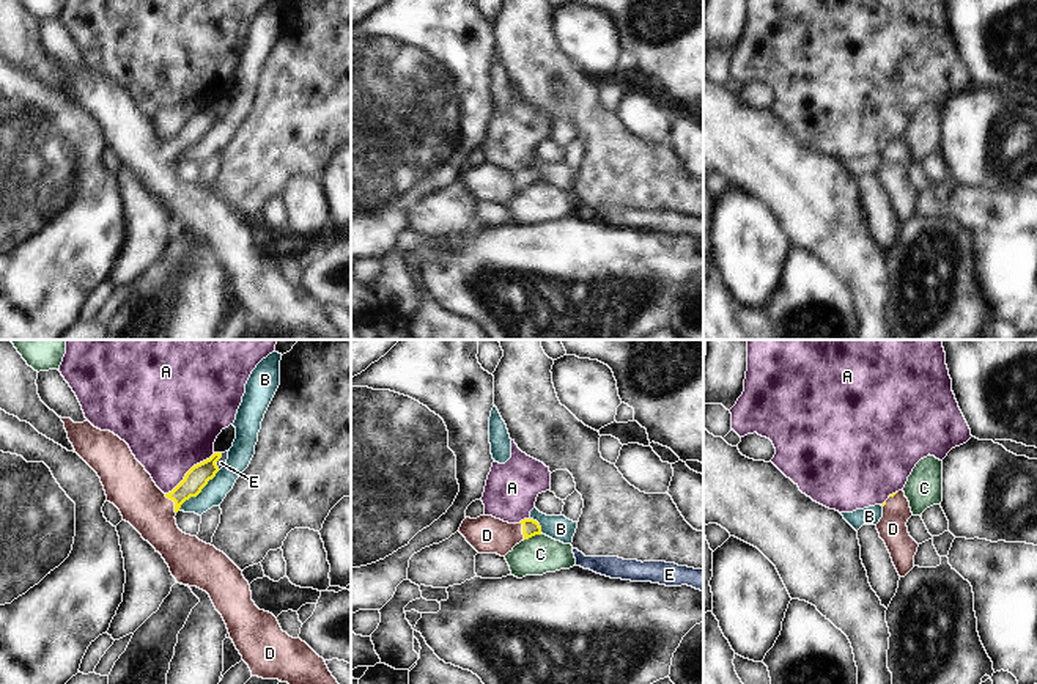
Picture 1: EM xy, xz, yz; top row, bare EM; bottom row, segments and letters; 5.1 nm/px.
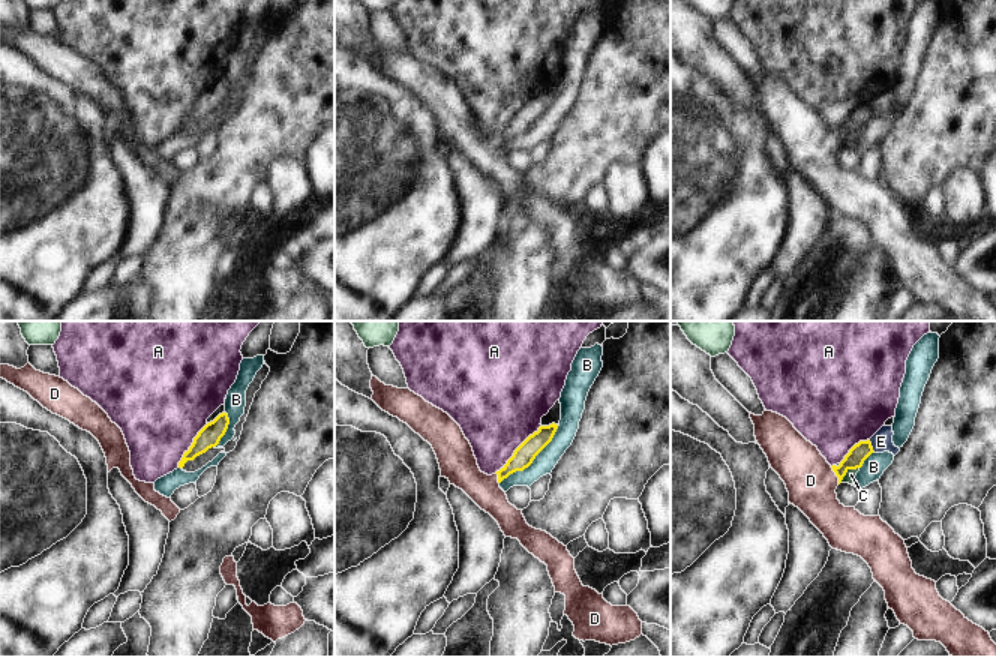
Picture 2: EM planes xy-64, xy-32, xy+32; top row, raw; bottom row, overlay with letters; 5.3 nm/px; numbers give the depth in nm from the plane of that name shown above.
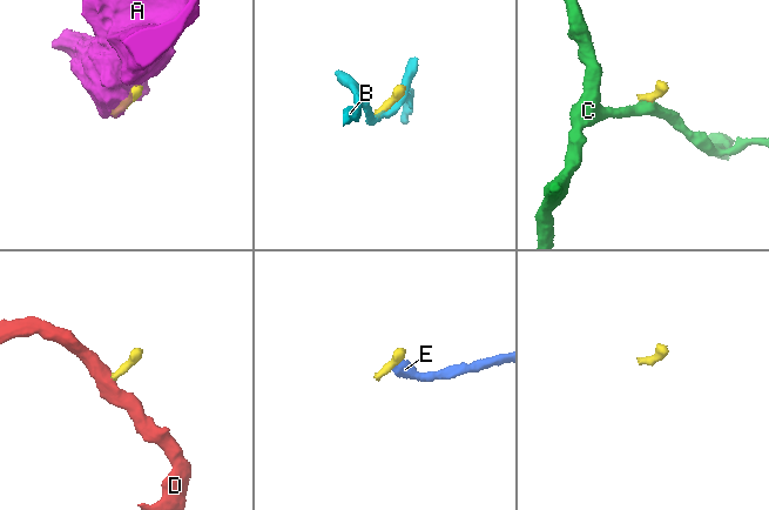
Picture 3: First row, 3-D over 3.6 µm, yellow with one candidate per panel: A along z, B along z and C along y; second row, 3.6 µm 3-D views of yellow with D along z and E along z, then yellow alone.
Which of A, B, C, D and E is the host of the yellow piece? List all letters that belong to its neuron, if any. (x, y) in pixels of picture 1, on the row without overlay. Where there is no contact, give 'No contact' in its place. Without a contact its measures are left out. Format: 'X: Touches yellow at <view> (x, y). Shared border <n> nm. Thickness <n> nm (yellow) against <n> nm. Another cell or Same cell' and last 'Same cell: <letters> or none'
A: Touches yellow at xy (189, 118). Shared border 340 nm. Thickness 110 nm (yellow) against 460 nm. Another cell
B: Touches yellow at xy (199, 140). Shared border 300 nm. Thickness 110 nm (yellow) against 120 nm. Another cell
C: Touches yellow at xz (532, 183). Shared border 100 nm. Thickness 90 nm (yellow) against 200 nm. Another cell
D: Touches yellow at xy (175, 151). Shared border 120 nm. Thickness 110 nm (yellow) against 240 nm. Same cell
E: Touches yellow at xy (217, 107). Shared border 90 nm. Thickness 110 nm (yellow) against 50 nm. Another cell
Same cell: D.

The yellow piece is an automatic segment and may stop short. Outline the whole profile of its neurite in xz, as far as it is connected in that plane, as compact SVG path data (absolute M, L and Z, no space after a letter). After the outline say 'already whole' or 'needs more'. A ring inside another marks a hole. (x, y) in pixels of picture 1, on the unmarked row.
M480 164L477 167L466 165L459 181L478 201L505 204L521 189L541 182L541 175L533 167L508 171L493 164Z; needs more

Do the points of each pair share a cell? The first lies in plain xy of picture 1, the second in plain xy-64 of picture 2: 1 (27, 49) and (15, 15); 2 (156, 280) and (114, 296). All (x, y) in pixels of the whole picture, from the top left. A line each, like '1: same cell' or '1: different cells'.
1: same cell
2: different cells

